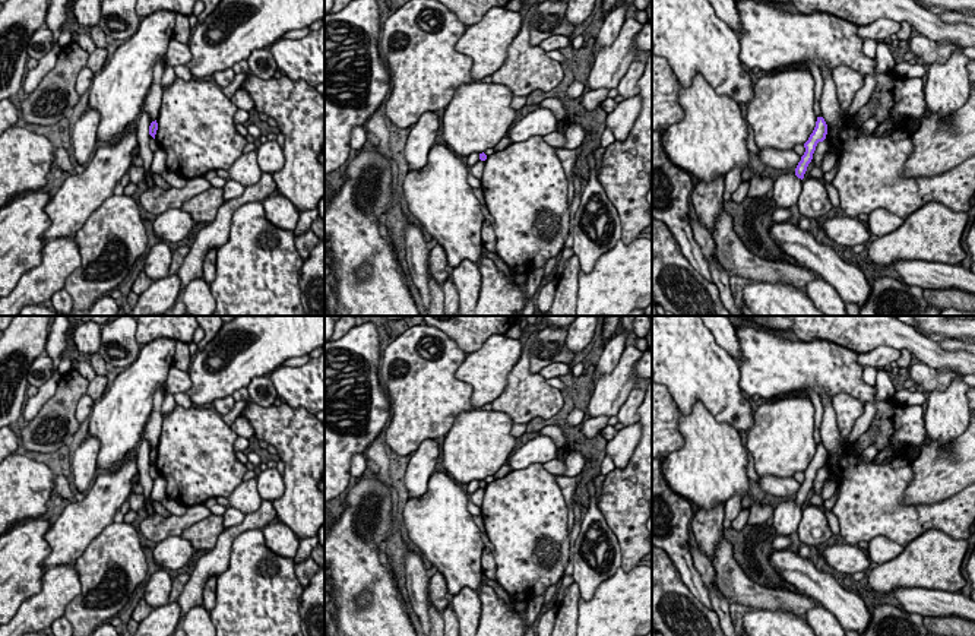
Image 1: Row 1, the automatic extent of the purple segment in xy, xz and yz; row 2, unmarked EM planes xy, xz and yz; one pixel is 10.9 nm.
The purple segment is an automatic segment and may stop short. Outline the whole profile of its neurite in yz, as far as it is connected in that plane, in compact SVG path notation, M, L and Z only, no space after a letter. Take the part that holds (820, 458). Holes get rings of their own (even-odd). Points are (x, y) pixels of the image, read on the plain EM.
M817 444L816 455L814 455L813 461L810 462L808 468L804 471L805 480L801 484L801 488L798 490L798 493L795 496L795 503L798 506L801 506L801 507L804 506L807 494L813 487L816 474L819 469L823 469L826 466L826 462L827 462L827 452L823 444Z

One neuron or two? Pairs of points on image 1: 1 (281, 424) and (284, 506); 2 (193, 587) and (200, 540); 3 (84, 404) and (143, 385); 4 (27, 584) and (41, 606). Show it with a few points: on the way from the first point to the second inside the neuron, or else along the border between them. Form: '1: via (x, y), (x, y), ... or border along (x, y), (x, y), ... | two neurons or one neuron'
1: via (296, 445), (296, 486) | one neuron
2: border along (224, 530), (217, 543), (205, 551) | two neurons
3: border along (95, 401), (86, 418) | two neurons
4: border along (46, 568), (41, 588), (29, 595), (15, 614) | two neurons

